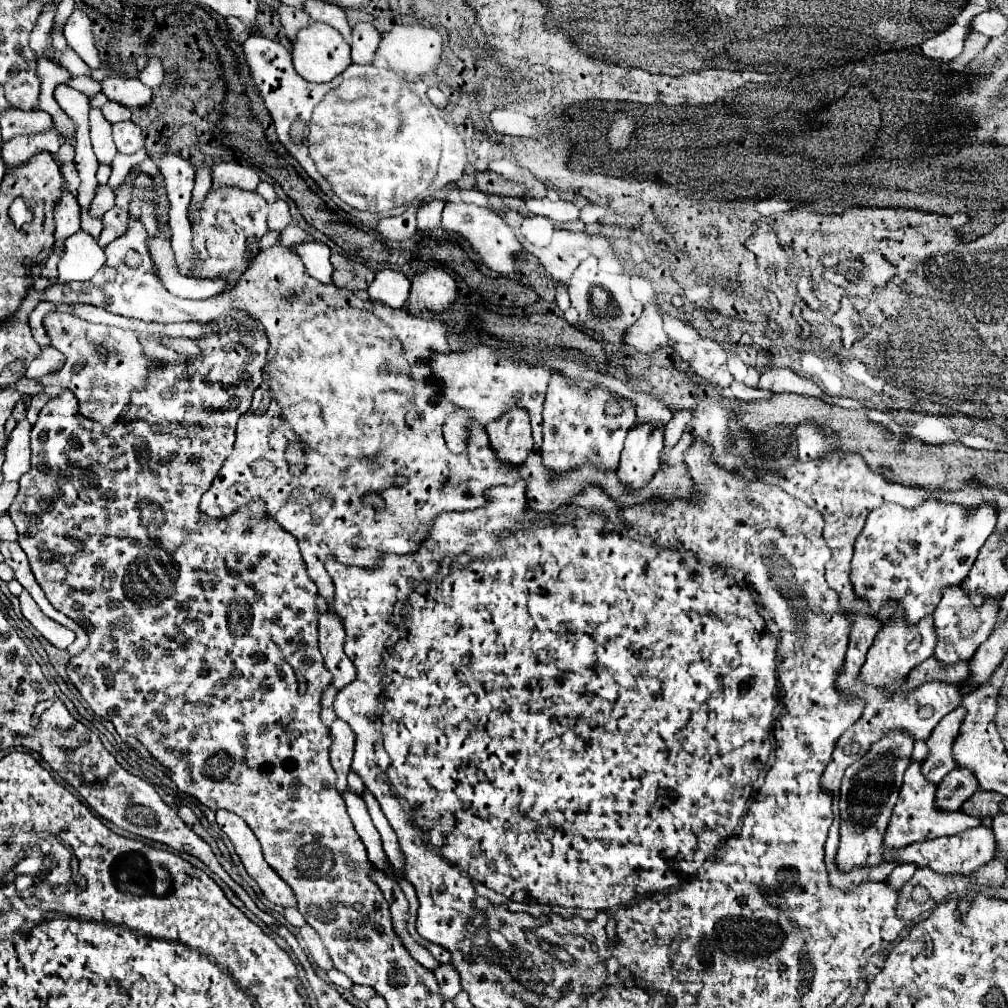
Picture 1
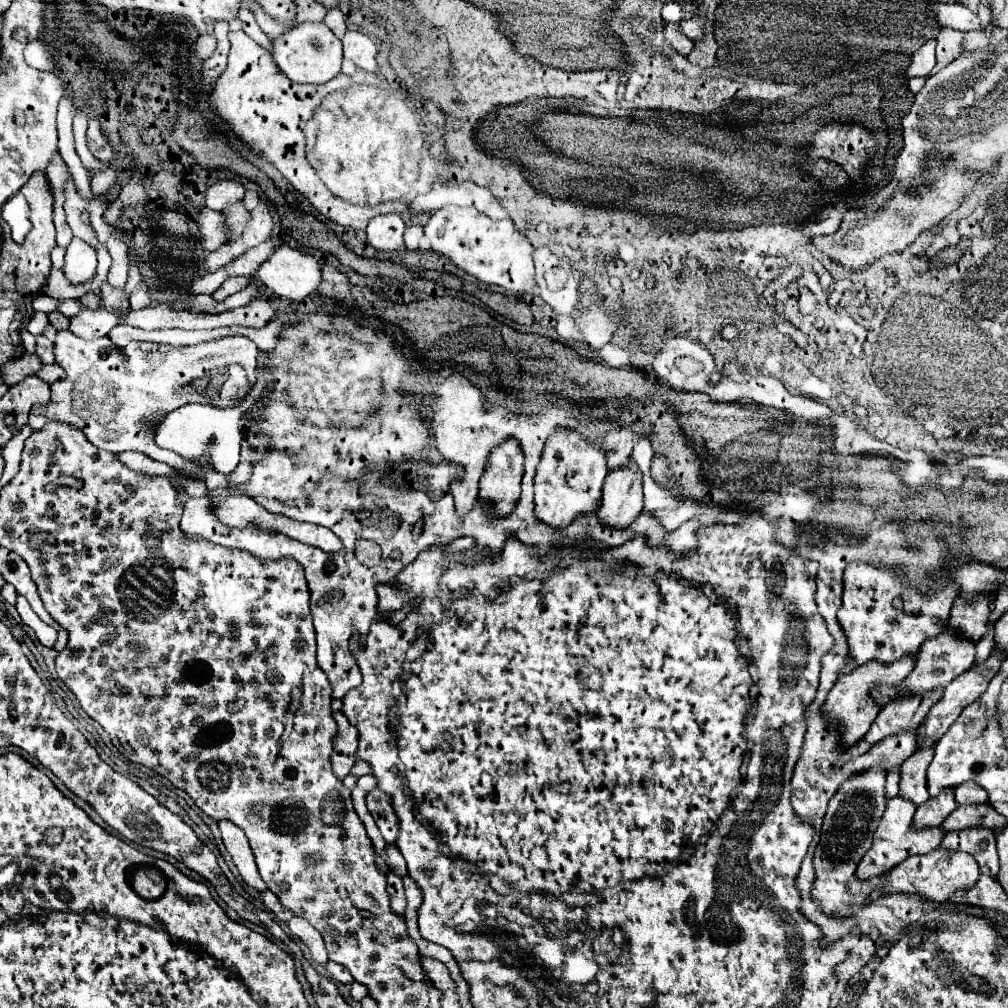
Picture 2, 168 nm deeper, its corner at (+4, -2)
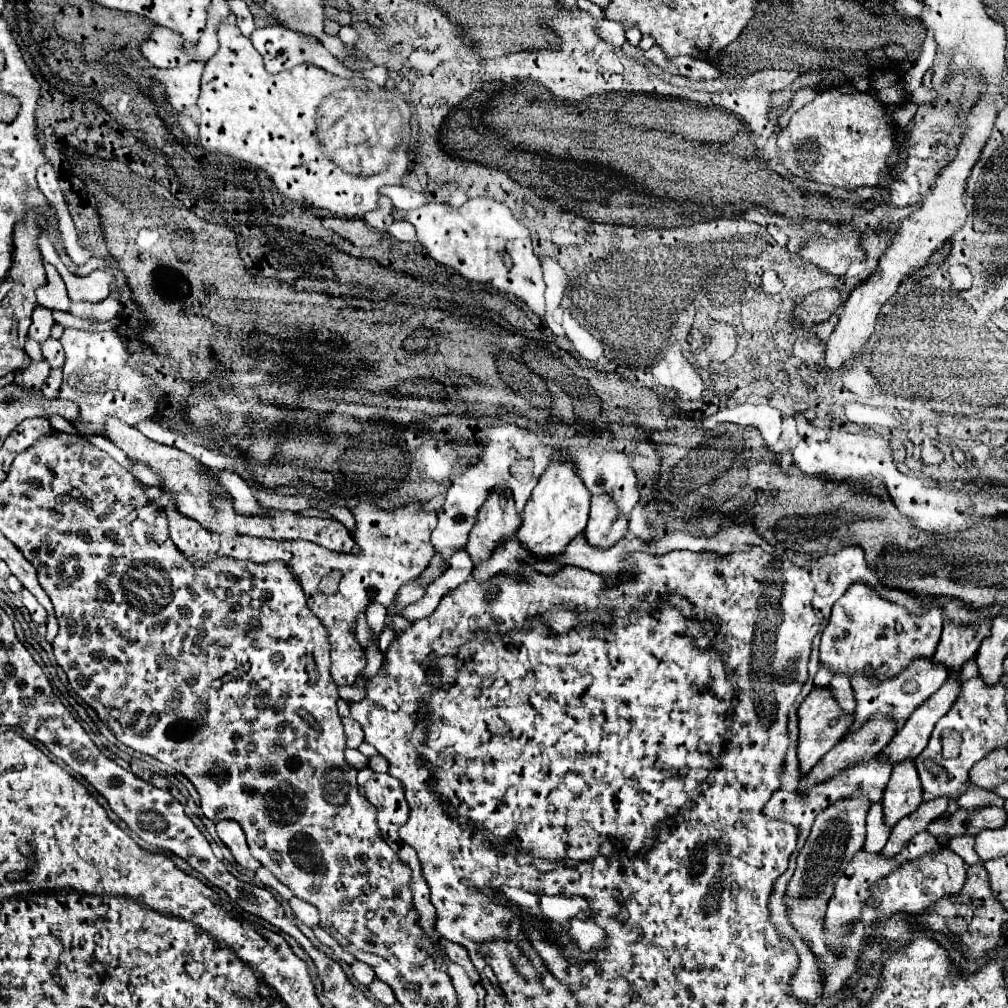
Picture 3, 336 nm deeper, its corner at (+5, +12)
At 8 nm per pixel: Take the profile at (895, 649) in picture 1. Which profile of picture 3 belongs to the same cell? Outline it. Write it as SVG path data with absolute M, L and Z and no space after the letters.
M814 687L812 693L808 693L808 697L802 701L802 705L798 709L798 717L800 717L798 759L802 765L802 773L808 773L816 765L816 761L820 761L822 755L826 755L844 737L844 733L854 723L854 713L842 711L842 707L838 705L830 687Z

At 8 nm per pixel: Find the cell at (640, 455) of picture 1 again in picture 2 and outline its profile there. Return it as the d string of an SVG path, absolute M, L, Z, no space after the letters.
M633 461L625 469L609 473L603 485L597 519L611 529L627 529L643 507L643 479Z

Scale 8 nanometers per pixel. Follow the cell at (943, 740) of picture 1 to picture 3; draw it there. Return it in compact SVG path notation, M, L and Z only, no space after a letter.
M904 759L894 765L882 797L886 825L890 827L896 825L896 821L910 815L920 803L922 803L922 785L916 763L912 759Z

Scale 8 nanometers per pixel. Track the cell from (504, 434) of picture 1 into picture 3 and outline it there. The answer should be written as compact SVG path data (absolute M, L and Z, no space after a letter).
M498 489L486 495L484 505L478 511L476 523L470 531L466 551L474 565L486 559L498 541L504 541L520 527L520 517L514 509L514 499L498 493Z

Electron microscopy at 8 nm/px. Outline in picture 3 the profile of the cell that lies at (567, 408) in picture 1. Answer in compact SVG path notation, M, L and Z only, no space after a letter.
M552 461L538 479L538 485L534 487L526 503L518 539L528 551L538 557L554 557L564 553L570 539L586 529L590 497L592 493L586 489L584 481L578 475L578 467L572 461Z

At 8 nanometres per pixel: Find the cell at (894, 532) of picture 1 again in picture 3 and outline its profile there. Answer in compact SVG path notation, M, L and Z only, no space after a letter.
M856 581L832 607L832 617L820 643L820 661L834 673L854 675L872 665L872 669L884 669L886 677L894 677L912 659L934 655L942 635L942 621L942 607L912 615L906 607L882 599L868 583Z

